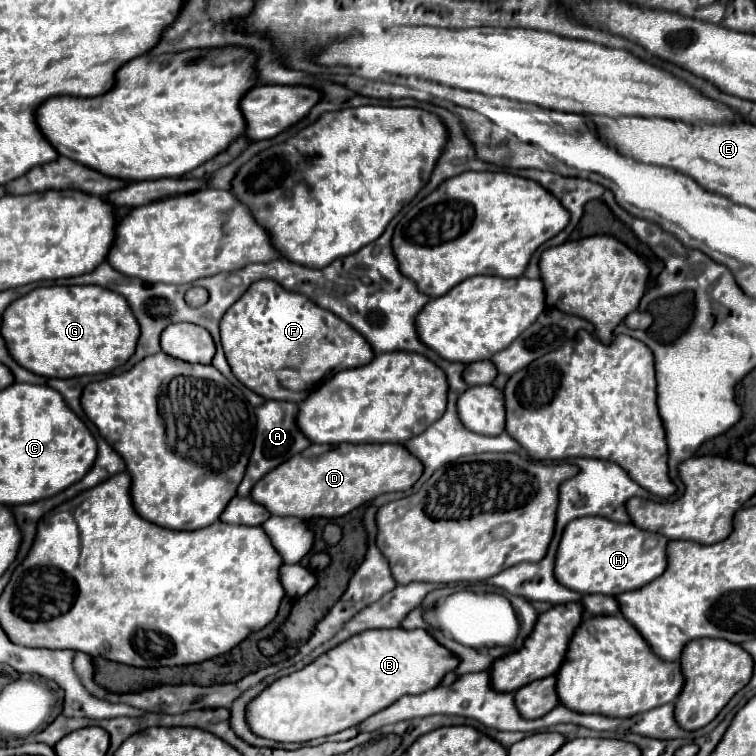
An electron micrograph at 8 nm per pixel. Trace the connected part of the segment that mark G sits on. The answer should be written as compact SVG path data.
M42 286L18 298L6 312L2 336L12 358L46 378L106 374L136 352L140 326L124 296L102 286Z

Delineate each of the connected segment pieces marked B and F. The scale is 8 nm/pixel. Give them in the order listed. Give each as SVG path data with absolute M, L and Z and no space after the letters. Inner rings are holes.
M390 628L390 630L366 630L350 640L338 644L330 652L316 658L306 668L284 676L270 684L258 698L254 698L248 706L248 724L254 734L278 742L308 742L320 736L330 736L350 726L356 726L370 718L374 712L380 712L394 704L398 698L406 694L422 694L436 688L442 678L452 672L460 664L460 658L444 648L426 628L406 630L406 628Z
M274 280L254 282L244 292L244 296L238 298L230 306L230 310L224 314L220 322L220 334L222 334L222 346L224 346L224 352L226 352L226 358L228 358L228 364L234 376L244 386L248 386L252 392L260 394L262 398L270 398L270 400L302 402L312 390L316 390L320 384L330 380L336 372L364 366L374 358L374 350L368 344L368 340L360 332L356 332L350 324L340 320L334 312L320 308L304 294L284 290ZM302 372L306 372L308 376L316 376L320 380L318 382L308 380L312 382L312 386L306 386Z

